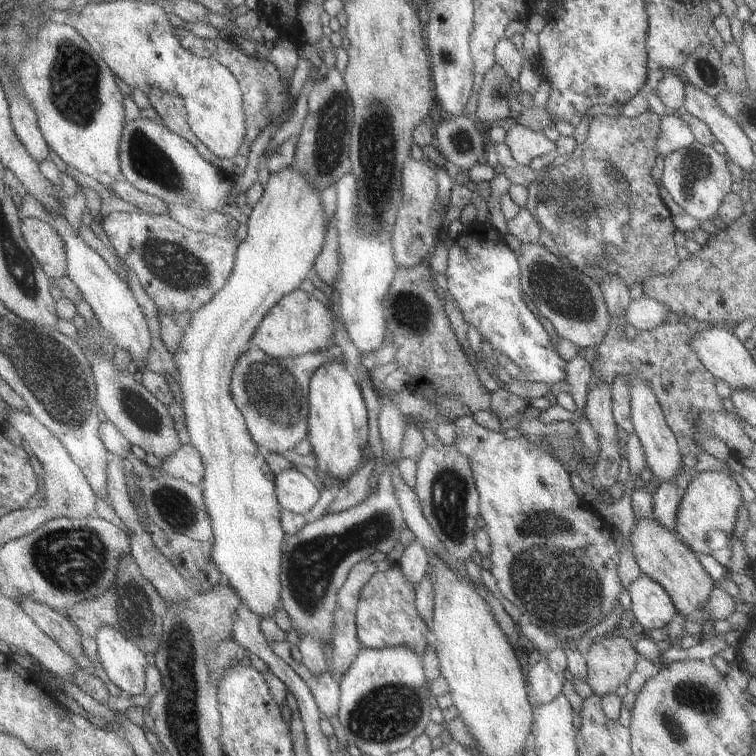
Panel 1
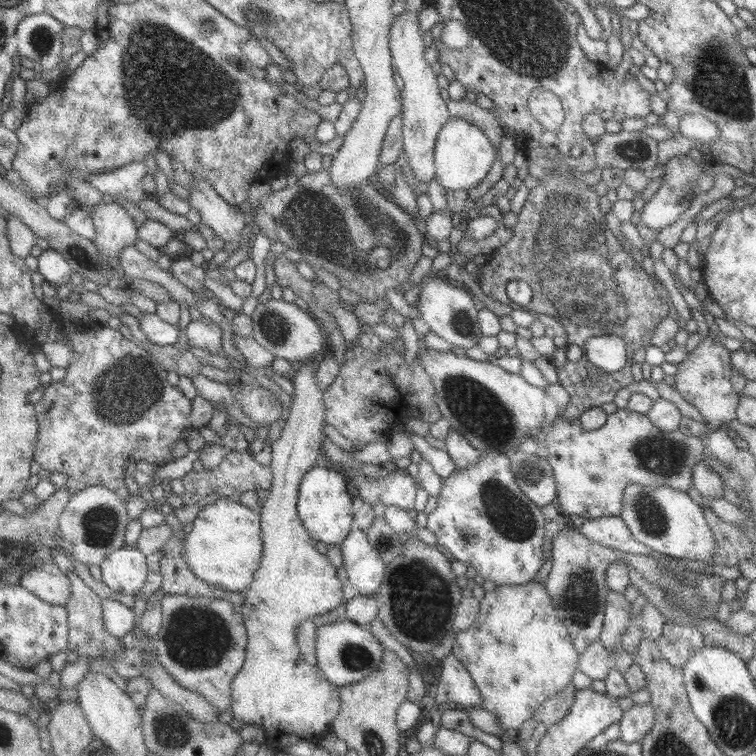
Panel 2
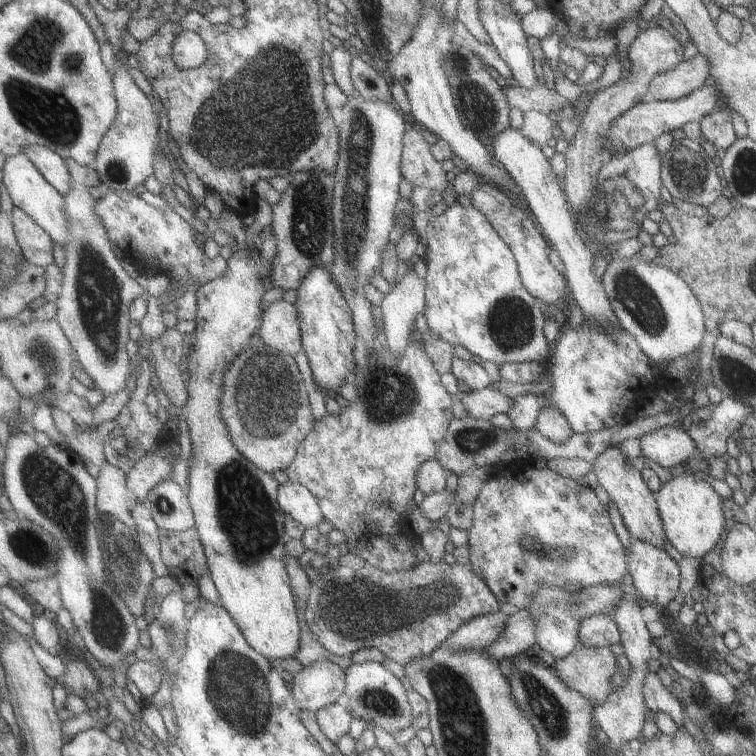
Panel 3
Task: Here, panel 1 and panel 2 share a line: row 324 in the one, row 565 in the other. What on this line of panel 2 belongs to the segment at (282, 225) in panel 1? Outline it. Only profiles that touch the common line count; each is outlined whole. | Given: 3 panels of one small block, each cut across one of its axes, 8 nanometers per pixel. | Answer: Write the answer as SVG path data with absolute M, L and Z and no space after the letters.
M225 498L197 509L184 544L184 557L193 574L223 590L243 592L251 584L261 562L263 542L259 538L259 519L260 516L249 508Z

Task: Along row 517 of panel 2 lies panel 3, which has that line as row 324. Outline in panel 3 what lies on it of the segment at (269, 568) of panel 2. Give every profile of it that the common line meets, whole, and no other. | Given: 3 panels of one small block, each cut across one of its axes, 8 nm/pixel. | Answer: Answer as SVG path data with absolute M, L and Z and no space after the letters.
M284 299L271 302L261 314L261 324L257 335L261 343L294 357L299 350L302 350L294 304Z

